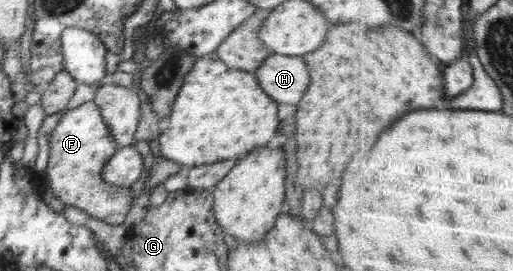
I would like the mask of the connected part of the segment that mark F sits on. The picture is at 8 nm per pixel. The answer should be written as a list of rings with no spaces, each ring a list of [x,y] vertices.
[[[94,101],[81,104],[74,110],[65,113],[55,129],[52,130],[49,143],[49,158],[46,173],[48,174],[48,184],[55,198],[59,198],[66,206],[74,206],[79,211],[102,220],[110,225],[121,225],[125,216],[134,201],[131,202],[131,186],[111,186],[102,178],[102,168],[106,166],[107,161],[116,153],[119,148],[114,141],[109,127],[103,122],[101,110],[95,105]]]

